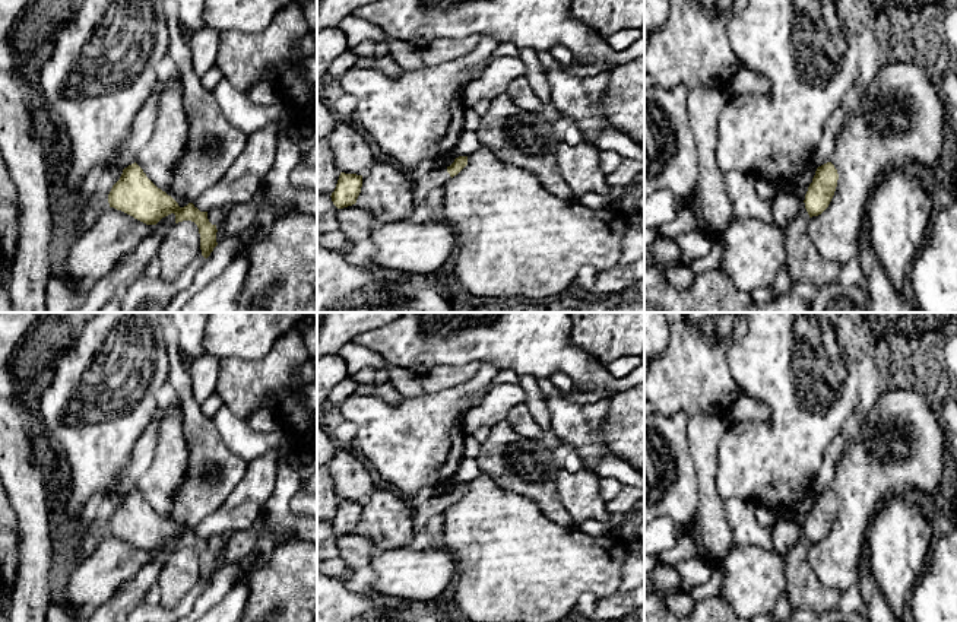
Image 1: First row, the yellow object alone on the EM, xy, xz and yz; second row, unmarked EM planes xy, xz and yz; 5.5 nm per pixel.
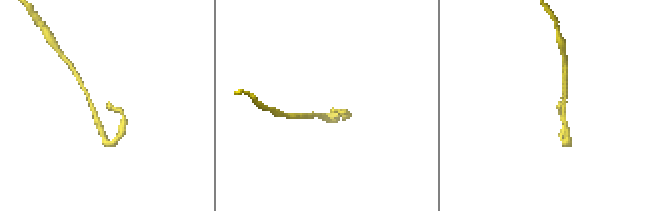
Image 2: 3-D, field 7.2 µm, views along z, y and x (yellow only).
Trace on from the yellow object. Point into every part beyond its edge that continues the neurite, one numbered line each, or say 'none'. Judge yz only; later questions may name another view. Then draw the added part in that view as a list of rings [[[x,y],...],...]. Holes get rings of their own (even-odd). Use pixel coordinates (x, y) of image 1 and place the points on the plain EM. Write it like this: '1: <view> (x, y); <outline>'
none

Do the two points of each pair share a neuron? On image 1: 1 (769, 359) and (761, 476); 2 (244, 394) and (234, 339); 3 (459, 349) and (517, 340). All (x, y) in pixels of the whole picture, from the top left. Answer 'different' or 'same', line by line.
1: same
2: different
3: same

